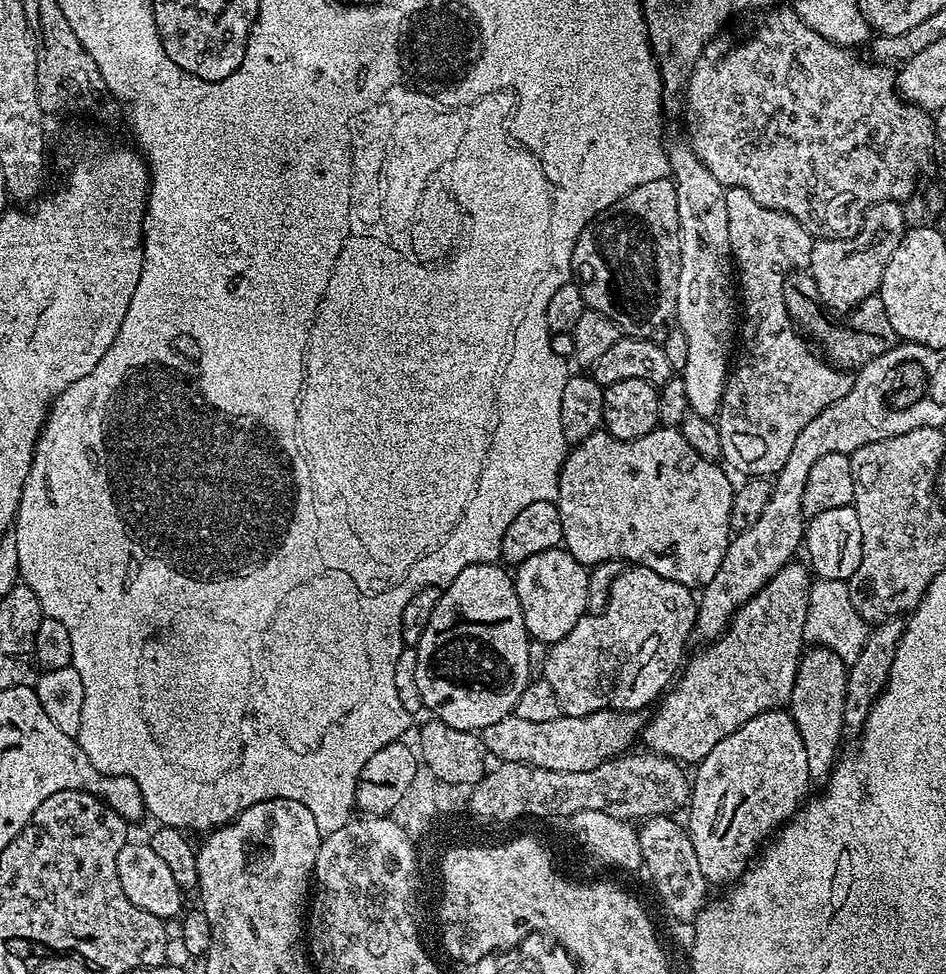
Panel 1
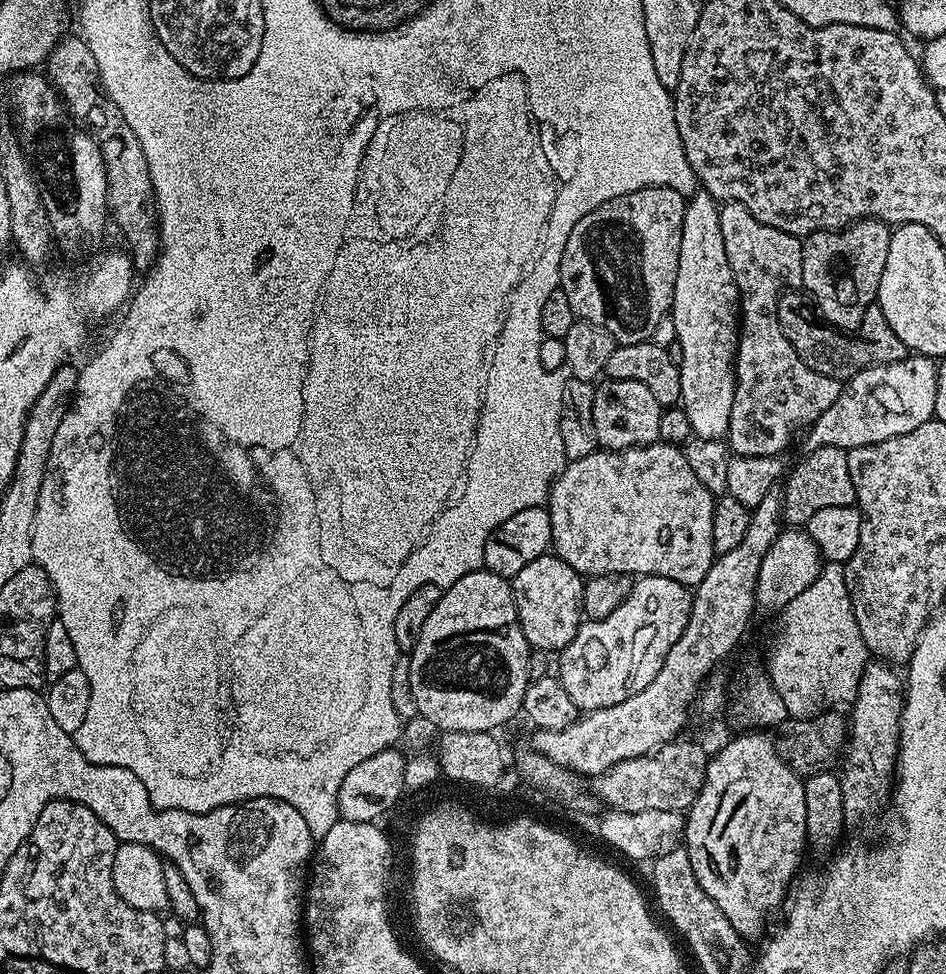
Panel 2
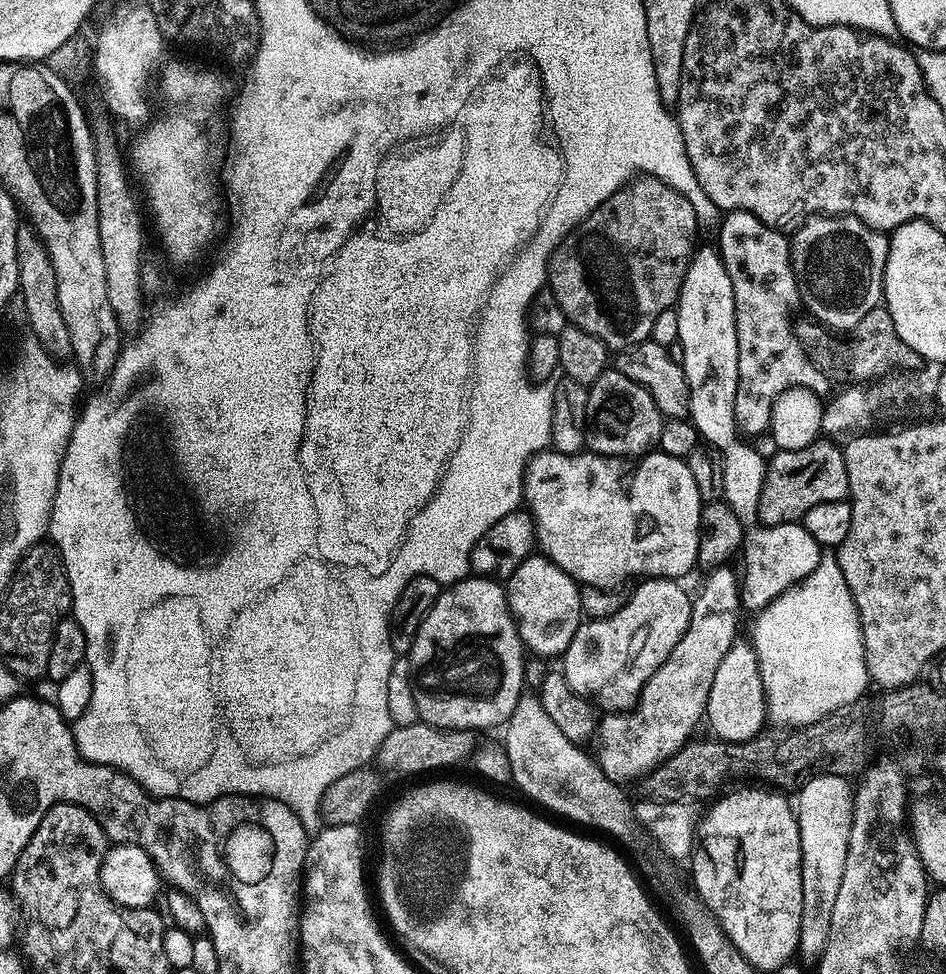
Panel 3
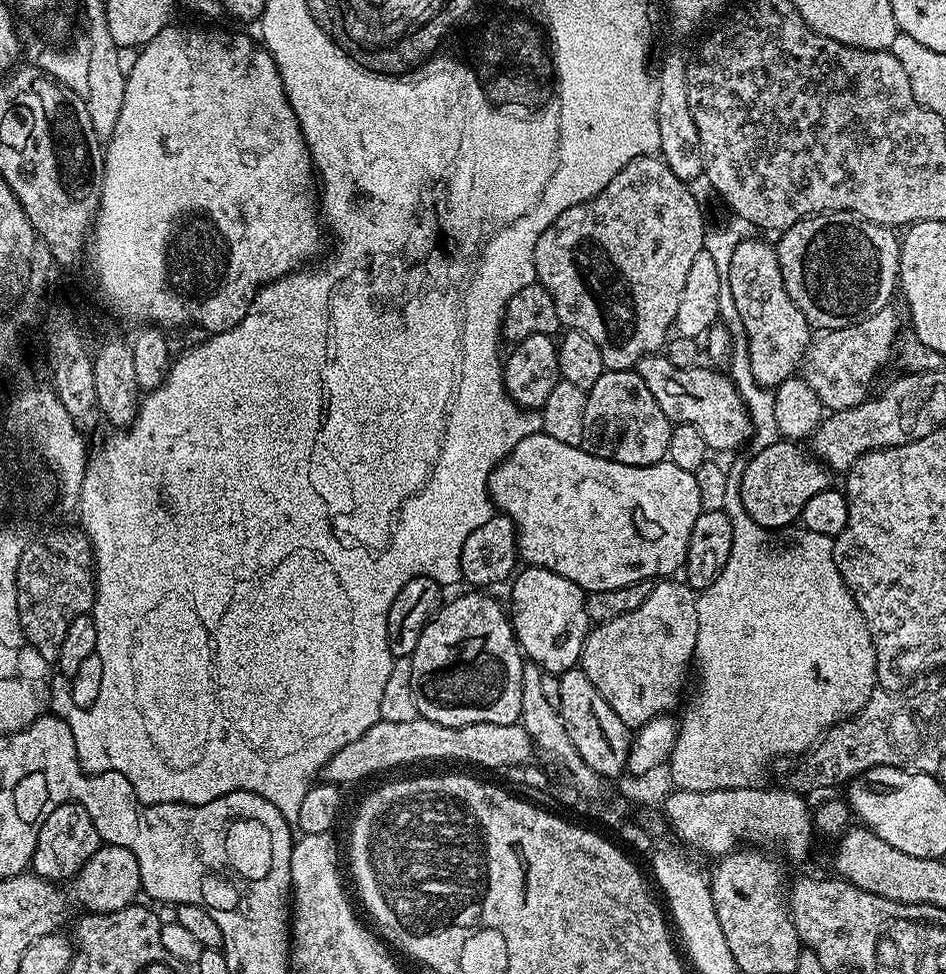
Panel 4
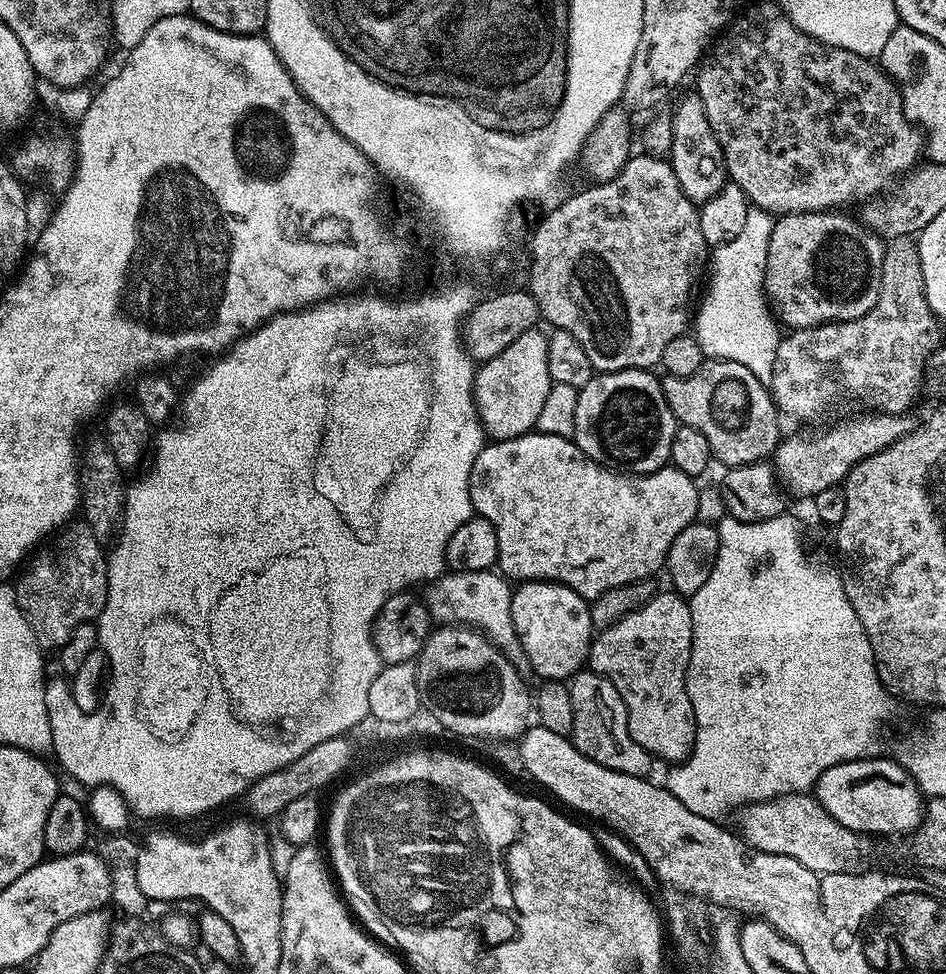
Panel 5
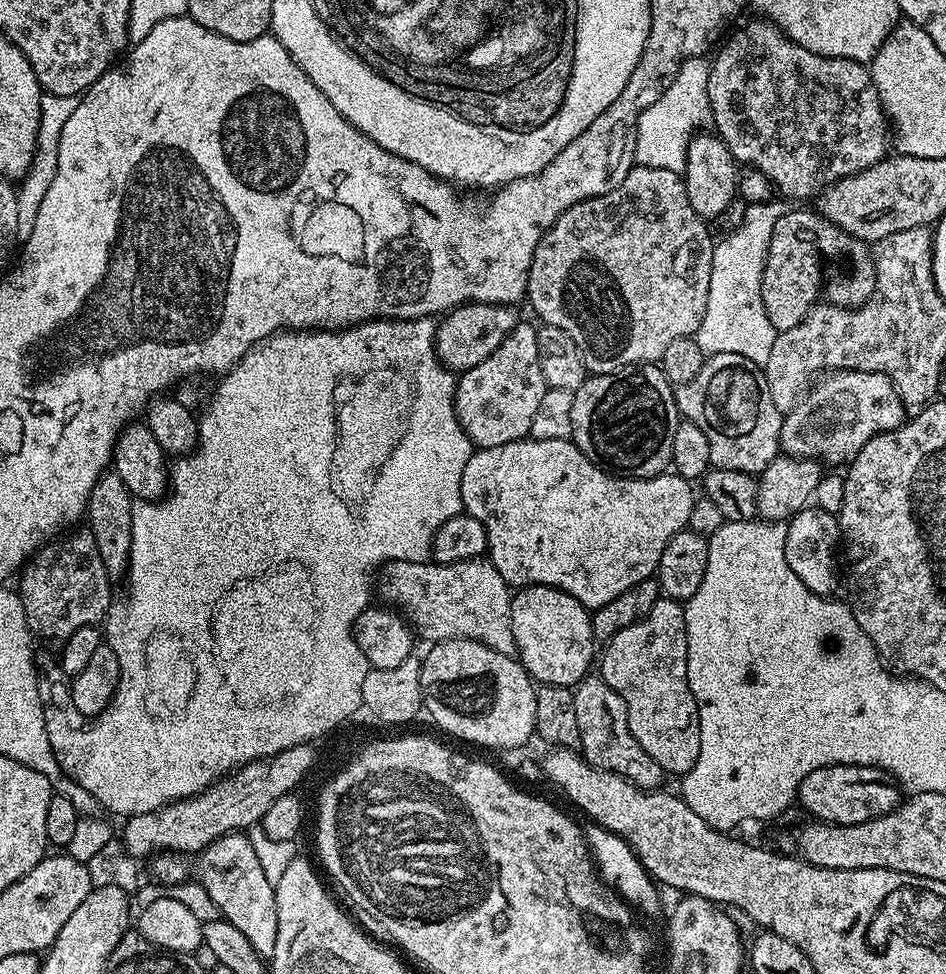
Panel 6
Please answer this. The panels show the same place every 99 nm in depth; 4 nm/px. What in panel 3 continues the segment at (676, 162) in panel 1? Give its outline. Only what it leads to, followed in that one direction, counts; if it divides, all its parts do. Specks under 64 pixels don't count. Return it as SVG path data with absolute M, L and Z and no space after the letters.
M715 251L705 256L693 255L688 264L688 272L680 287L680 298L675 305L675 339L682 344L684 359L684 377L688 383L689 415L696 431L713 449L720 444L728 444L728 412L736 412L738 394L738 330L736 329L736 311L734 310L734 286L730 286L730 274Z

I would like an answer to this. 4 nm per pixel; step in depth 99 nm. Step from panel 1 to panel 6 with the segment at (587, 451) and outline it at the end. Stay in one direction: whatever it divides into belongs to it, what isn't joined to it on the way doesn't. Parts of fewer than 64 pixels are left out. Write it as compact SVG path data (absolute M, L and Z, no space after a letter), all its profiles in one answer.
M525 438L506 442L502 446L490 446L473 451L470 462L466 462L466 470L462 470L462 508L467 515L478 518L488 535L487 555L492 564L502 574L504 581L513 589L529 588L532 584L541 584L562 590L570 594L582 606L595 610L606 606L606 602L614 602L618 594L630 590L630 586L638 586L638 582L650 580L655 577L656 567L662 558L662 550L666 550L666 542L674 538L674 534L688 528L688 519L694 493L693 485L689 481L675 474L661 474L659 476L646 476L643 478L629 478L623 474L613 474L609 469L601 468L599 464L585 454L578 445L566 440L533 440Z

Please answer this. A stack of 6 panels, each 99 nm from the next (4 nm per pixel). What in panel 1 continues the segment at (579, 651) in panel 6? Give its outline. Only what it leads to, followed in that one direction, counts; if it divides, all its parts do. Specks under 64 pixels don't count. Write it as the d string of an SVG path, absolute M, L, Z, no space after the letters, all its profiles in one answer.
M563 547L542 550L542 554L534 554L534 558L526 558L526 562L515 565L516 593L531 639L551 646L574 630L574 626L588 612L588 573L589 569L578 563Z

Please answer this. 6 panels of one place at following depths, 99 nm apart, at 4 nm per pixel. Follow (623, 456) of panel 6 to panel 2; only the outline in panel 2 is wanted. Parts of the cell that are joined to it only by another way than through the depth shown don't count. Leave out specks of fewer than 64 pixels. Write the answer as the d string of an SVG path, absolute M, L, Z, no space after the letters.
M604 378L595 385L595 389L594 434L601 449L645 448L647 444L659 441L658 418L662 405L656 401L654 394L650 394L650 390L646 390L646 386L642 386L642 382Z

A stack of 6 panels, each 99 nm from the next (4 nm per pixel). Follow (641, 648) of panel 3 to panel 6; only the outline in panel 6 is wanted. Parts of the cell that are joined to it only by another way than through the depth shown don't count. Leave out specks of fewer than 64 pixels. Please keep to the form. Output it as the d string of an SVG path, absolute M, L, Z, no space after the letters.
M661 598L634 626L626 626L626 630L618 630L614 638L604 645L604 653L598 656L598 675L616 691L618 698L626 706L626 718L630 726L630 734L664 768L665 773L683 774L698 762L698 750L702 750L702 734L698 726L698 706L694 702L694 694L686 678L686 618L684 604L678 600Z

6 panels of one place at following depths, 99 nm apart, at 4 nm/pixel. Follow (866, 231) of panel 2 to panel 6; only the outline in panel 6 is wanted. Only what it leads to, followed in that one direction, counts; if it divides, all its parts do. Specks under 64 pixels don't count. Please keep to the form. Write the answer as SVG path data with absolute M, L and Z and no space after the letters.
M793 210L778 218L761 282L762 303L774 330L785 332L806 319L821 299L820 287L835 272L840 272L840 285L834 300L842 308L858 308L876 291L876 261L873 249L865 241L854 238L815 210Z

